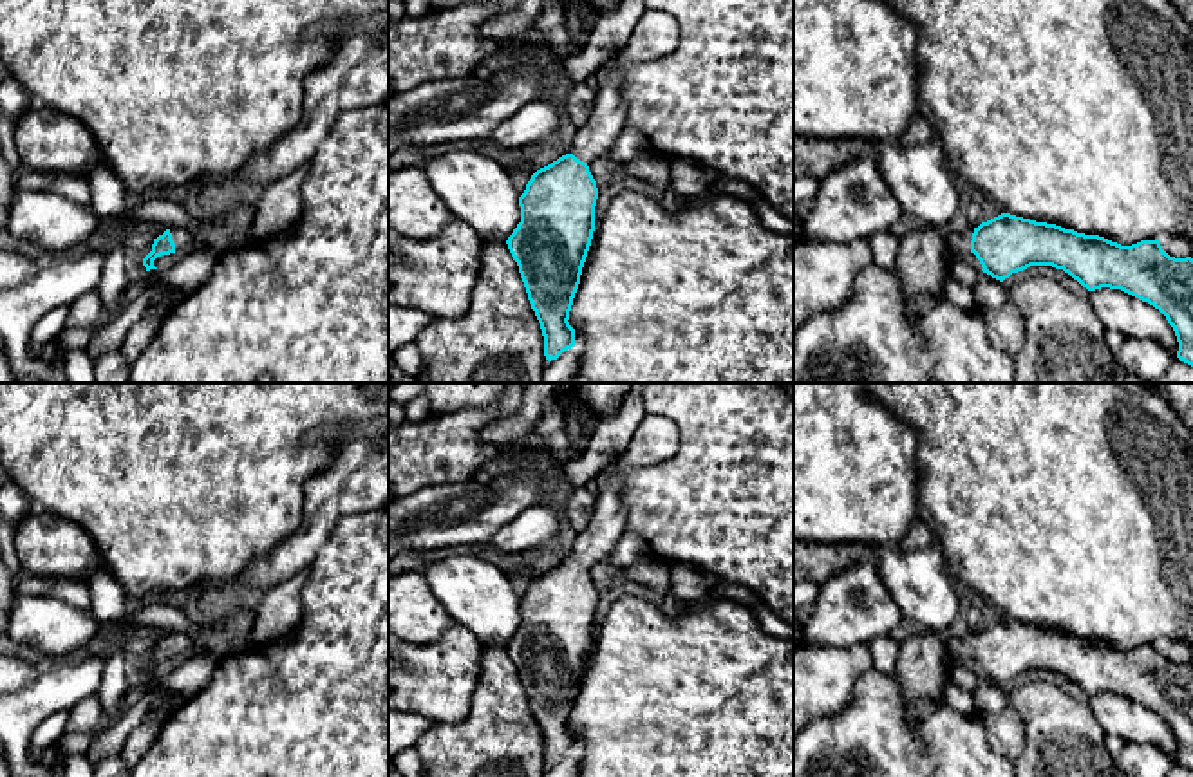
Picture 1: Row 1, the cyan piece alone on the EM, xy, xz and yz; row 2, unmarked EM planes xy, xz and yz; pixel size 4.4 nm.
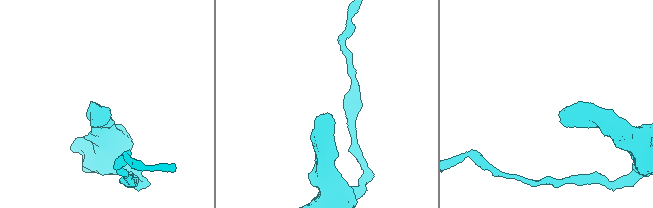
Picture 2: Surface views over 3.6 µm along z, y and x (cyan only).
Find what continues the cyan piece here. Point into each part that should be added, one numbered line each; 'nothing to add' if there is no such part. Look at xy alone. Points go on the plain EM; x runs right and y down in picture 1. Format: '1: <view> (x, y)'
1: xy (181, 642)

